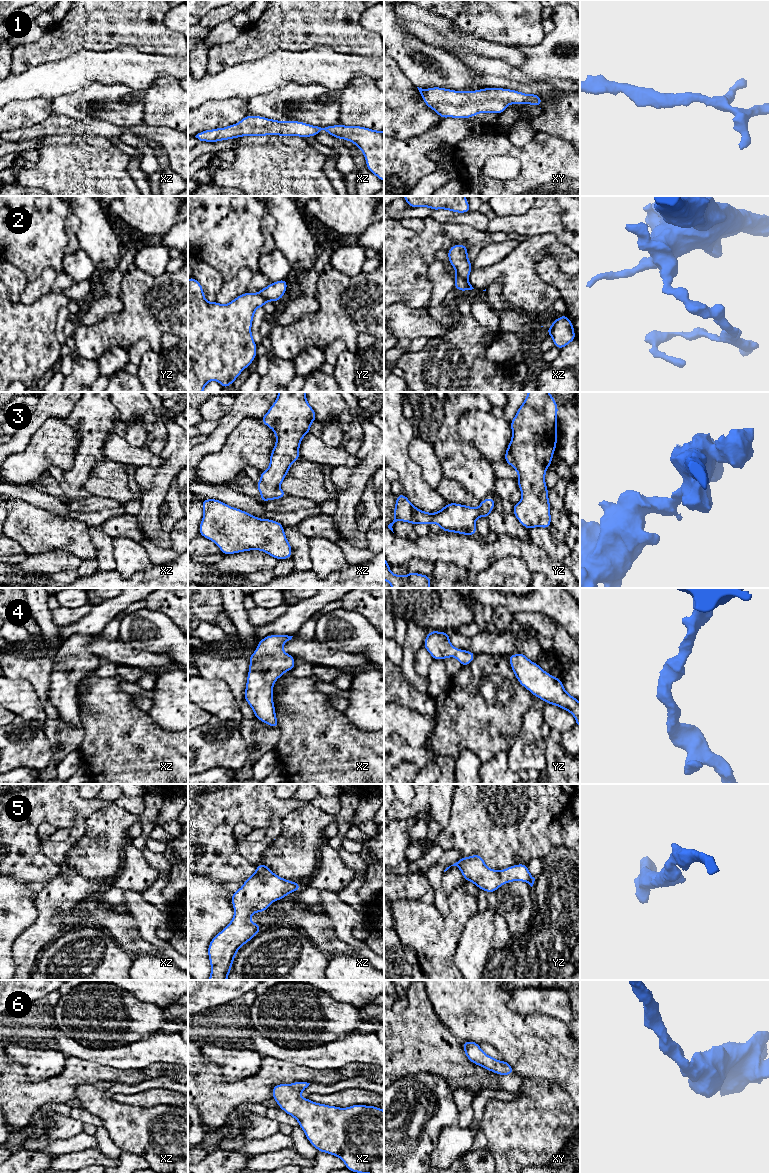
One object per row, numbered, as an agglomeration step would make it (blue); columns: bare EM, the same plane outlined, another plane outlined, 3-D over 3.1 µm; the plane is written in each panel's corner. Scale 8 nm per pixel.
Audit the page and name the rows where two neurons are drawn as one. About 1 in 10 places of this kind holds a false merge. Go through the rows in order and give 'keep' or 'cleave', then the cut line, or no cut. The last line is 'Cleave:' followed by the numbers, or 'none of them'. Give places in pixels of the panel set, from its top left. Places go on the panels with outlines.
1: keep; no cut
2: cleave; cut in xz along (455, 269), (463, 277), (467, 278)
3: keep; no cut
4: keep; no cut
5: keep; no cut
6: keep; no cut
Cleave: 2

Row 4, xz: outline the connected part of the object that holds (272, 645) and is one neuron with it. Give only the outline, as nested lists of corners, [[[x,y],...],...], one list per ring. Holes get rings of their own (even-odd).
[[[268,635],[258,641],[256,651],[249,657],[244,698],[260,721],[279,728],[273,702],[275,681],[295,666],[294,656],[283,651],[283,645],[292,639],[288,635]]]

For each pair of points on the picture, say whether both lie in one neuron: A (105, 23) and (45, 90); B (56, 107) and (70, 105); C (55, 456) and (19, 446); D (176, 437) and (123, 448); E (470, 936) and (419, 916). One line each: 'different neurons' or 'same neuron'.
A: different neurons
B: same neuron
C: different neurons
D: different neurons
E: different neurons

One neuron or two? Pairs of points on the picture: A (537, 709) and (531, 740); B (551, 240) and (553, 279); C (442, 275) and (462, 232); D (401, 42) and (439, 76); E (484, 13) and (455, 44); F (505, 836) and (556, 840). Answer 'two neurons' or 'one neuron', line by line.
A: one neuron
B: two neurons
C: two neurons
D: one neuron
E: two neurons
F: two neurons

